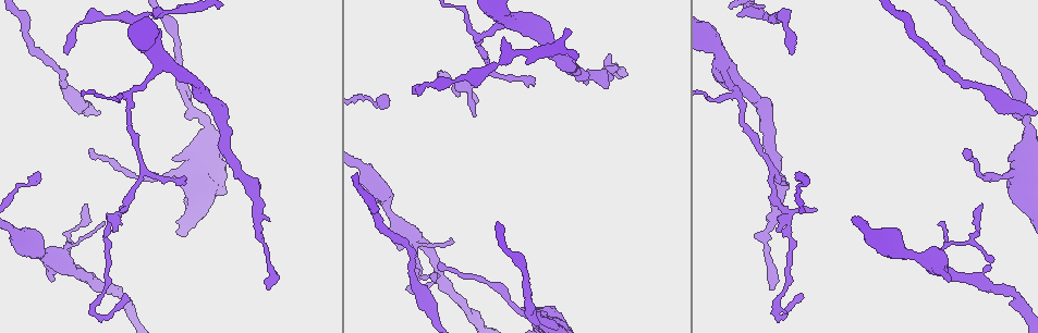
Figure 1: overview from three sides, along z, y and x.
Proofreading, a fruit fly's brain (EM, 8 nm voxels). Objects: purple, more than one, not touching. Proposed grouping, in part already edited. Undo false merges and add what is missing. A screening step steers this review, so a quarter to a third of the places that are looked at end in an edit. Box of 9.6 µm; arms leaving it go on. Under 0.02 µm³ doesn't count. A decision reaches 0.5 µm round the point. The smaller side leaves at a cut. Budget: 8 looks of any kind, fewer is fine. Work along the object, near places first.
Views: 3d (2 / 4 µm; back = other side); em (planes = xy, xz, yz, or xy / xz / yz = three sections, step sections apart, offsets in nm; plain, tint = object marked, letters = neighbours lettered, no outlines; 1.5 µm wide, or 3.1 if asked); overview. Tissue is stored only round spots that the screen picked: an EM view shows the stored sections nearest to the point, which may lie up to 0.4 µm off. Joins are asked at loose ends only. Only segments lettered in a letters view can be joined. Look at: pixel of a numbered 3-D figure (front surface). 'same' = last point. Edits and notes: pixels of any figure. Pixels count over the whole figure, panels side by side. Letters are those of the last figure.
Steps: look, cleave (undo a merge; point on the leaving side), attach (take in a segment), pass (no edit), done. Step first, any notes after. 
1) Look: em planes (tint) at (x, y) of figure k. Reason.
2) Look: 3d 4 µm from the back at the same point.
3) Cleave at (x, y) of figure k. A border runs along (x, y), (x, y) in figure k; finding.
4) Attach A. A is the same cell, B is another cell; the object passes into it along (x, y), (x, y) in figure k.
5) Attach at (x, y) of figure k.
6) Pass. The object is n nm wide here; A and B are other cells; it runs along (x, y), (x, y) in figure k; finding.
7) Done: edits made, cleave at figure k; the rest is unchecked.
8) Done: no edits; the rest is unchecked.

Look: 3d 4 µm from the back at (416, 90) of figure 1. An open end.

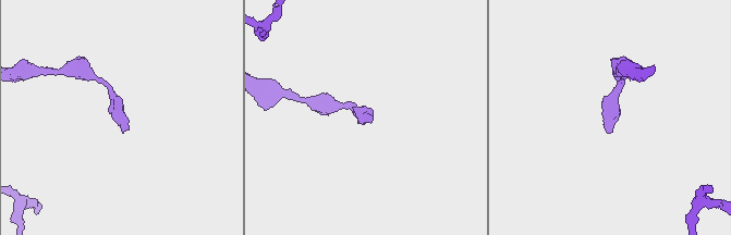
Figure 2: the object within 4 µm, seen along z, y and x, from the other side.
Look: em xy step 8 (letters) at (610, 132) of figure 2. Shape alone is not enough.

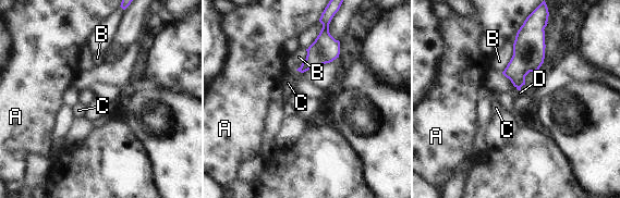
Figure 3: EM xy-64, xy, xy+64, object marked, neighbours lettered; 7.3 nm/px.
Look: em planes (letters) at the same point. Cut it another way.

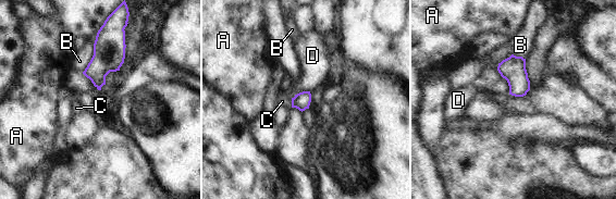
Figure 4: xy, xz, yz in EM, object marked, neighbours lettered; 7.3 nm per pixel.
Pass. The object is 110 nm wide here; A, B, C and D are other cells; none of them fits.

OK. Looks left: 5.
Look: em planes (plain) at (477, 99) of figure 1. Long arm stops here.

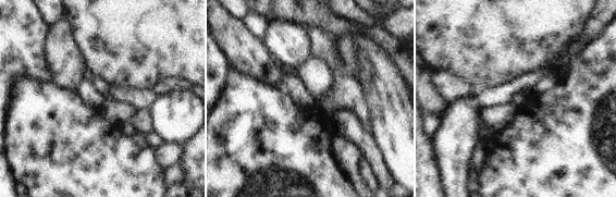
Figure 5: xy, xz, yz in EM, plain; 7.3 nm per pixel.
Look: em planes (letters) at the same point. See the neighbours.

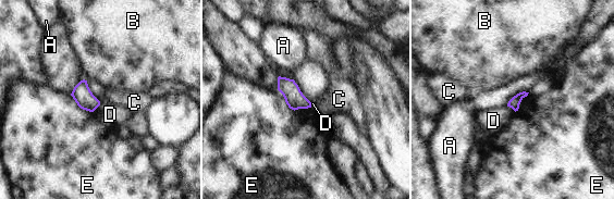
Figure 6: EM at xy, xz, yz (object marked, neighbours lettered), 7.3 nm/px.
Pass. A, B, C, D and E are other cells; a border runs along (100, 103), (93, 111) in figure 6; no lettered segment goes on from it.

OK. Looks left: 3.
Look: em yz step 8 (letters) at (532, 84) of figure 1. Tapers out.

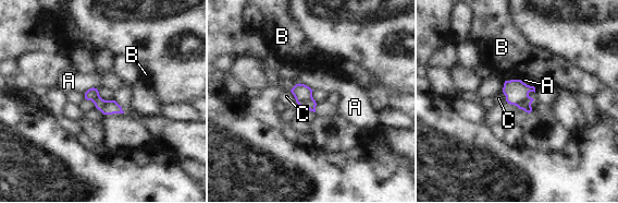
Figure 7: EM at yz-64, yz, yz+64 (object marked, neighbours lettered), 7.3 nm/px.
Look: em planes (letters) at the same point. Another direction.

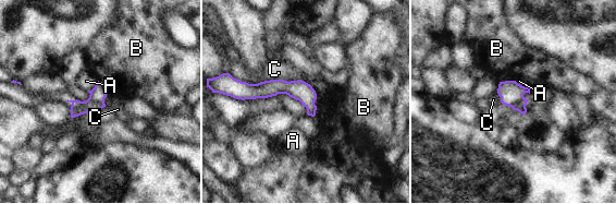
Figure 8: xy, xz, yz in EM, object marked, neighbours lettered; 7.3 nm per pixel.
Pass. The longest contact is with C, 340 nm; A, B and C are other cells; no lettered segment goes on from it.

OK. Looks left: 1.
Done: no edits; the rest is unchecked.

